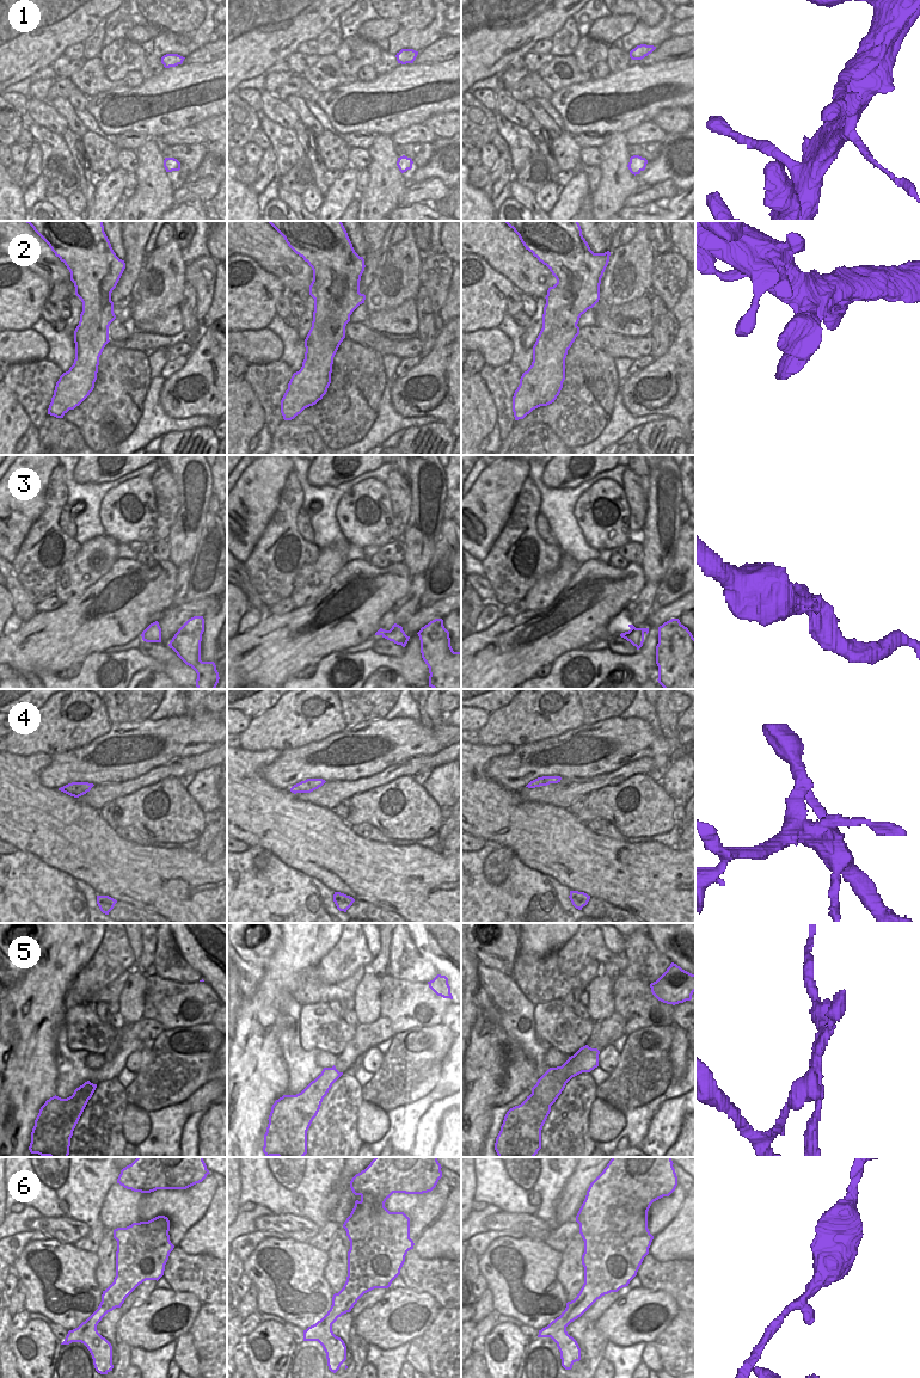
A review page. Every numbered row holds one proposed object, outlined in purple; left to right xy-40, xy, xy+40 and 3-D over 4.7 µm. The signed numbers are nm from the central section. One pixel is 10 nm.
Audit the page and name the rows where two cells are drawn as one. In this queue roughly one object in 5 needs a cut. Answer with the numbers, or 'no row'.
5.

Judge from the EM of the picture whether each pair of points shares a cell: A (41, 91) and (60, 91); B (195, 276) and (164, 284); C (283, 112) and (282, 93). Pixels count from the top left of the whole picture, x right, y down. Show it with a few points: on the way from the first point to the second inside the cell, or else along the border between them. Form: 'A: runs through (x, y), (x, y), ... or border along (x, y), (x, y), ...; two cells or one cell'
A: border along (57, 78), (49, 88), (46, 100); two cells
B: border along (188, 265), (185, 269), (185, 282); two cells
C: border along (275, 96), (286, 102); two cells

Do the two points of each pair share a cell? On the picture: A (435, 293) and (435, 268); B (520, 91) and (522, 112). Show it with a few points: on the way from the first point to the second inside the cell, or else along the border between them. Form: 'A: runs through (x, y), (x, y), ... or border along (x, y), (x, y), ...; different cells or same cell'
A: runs through (435, 287), (435, 274); same cell
B: border along (504, 88), (516, 100), (523, 103); different cells

